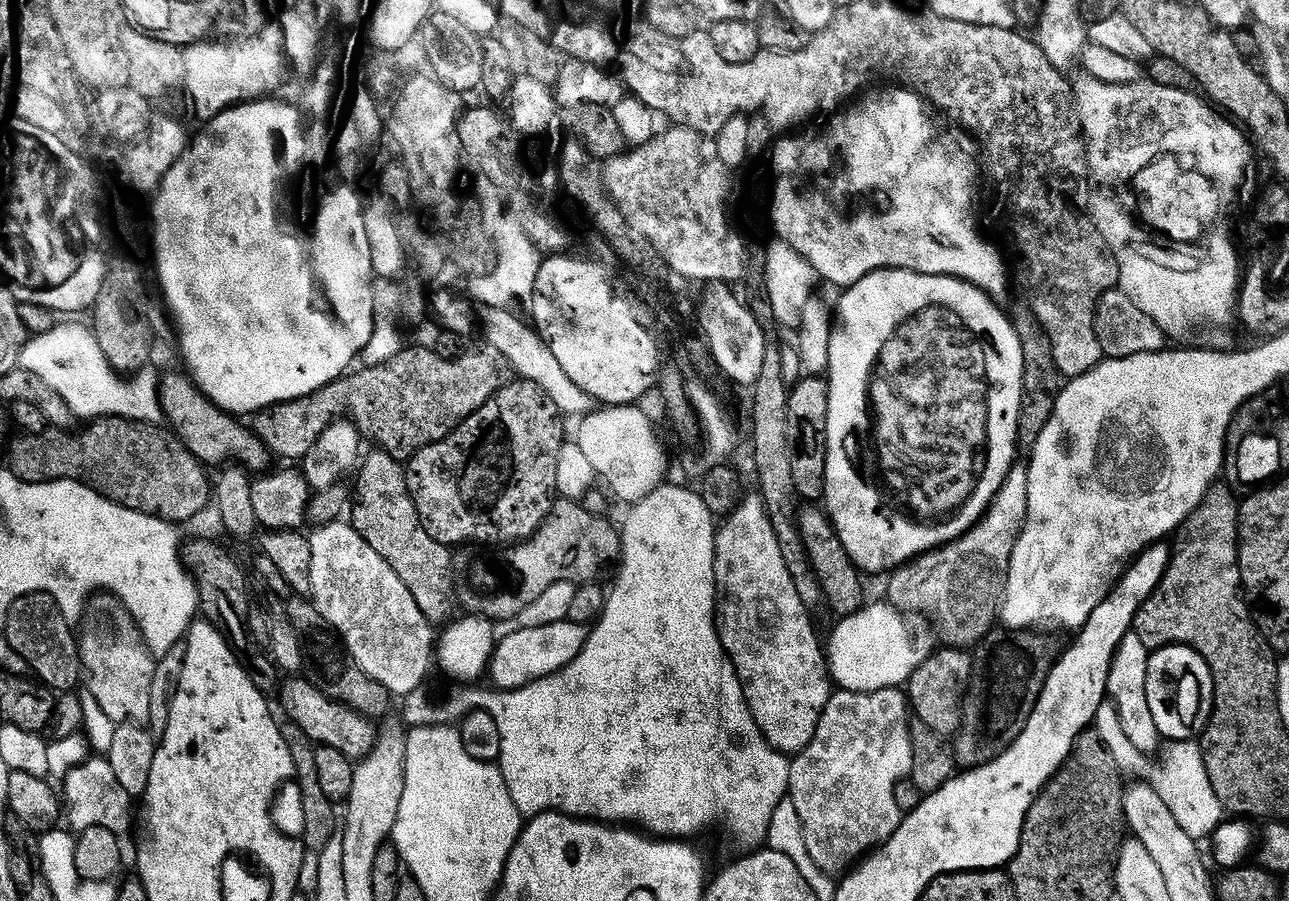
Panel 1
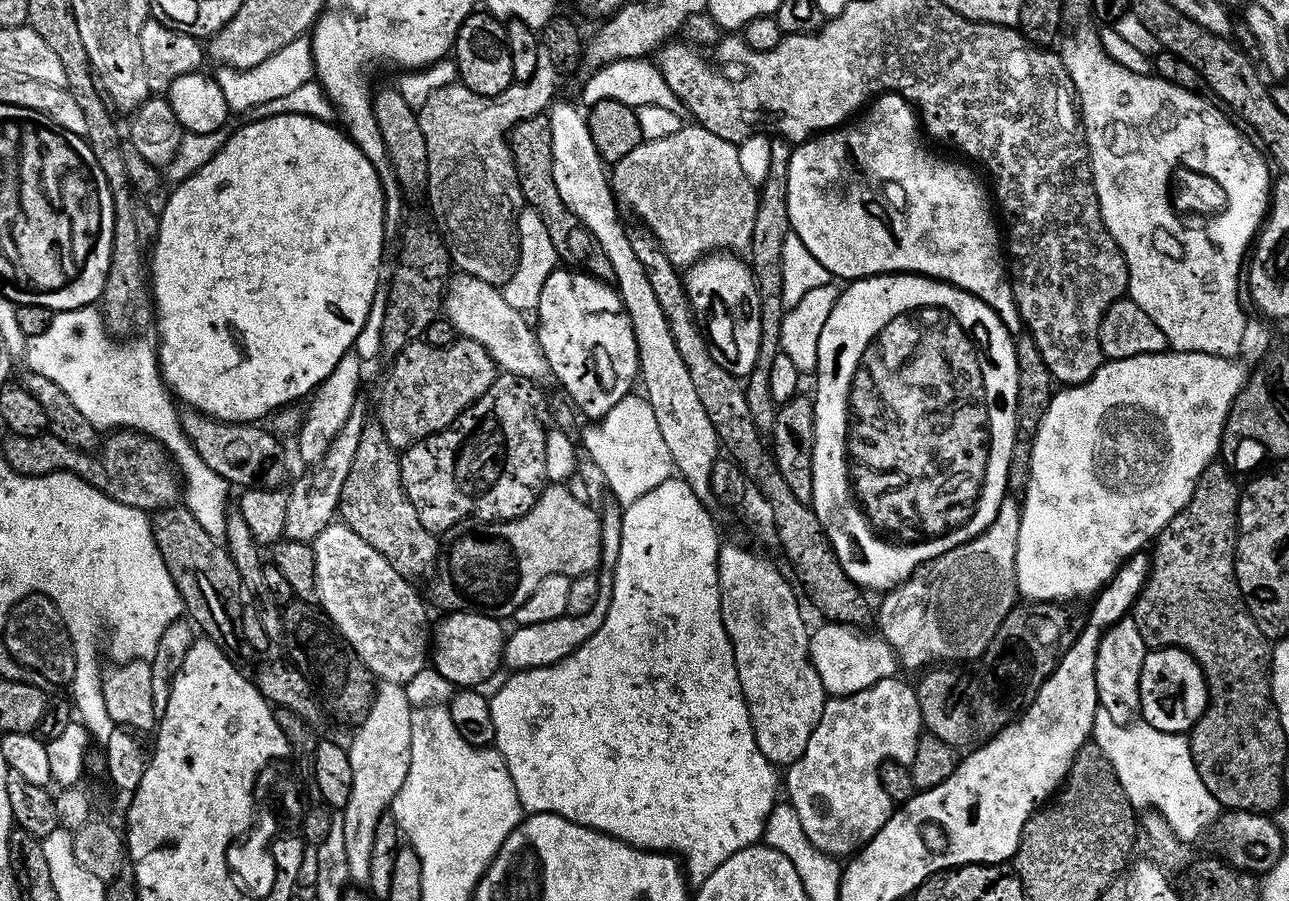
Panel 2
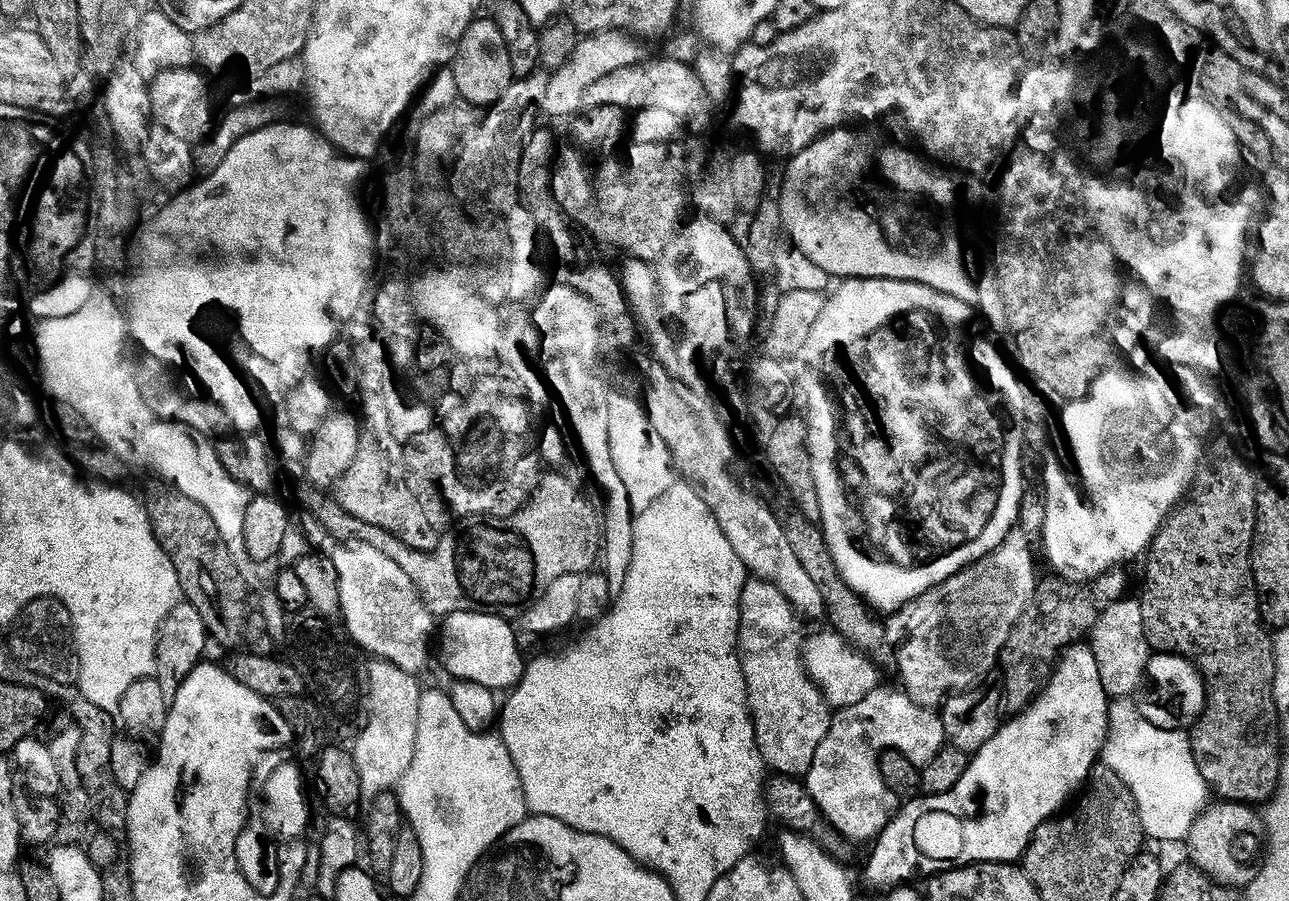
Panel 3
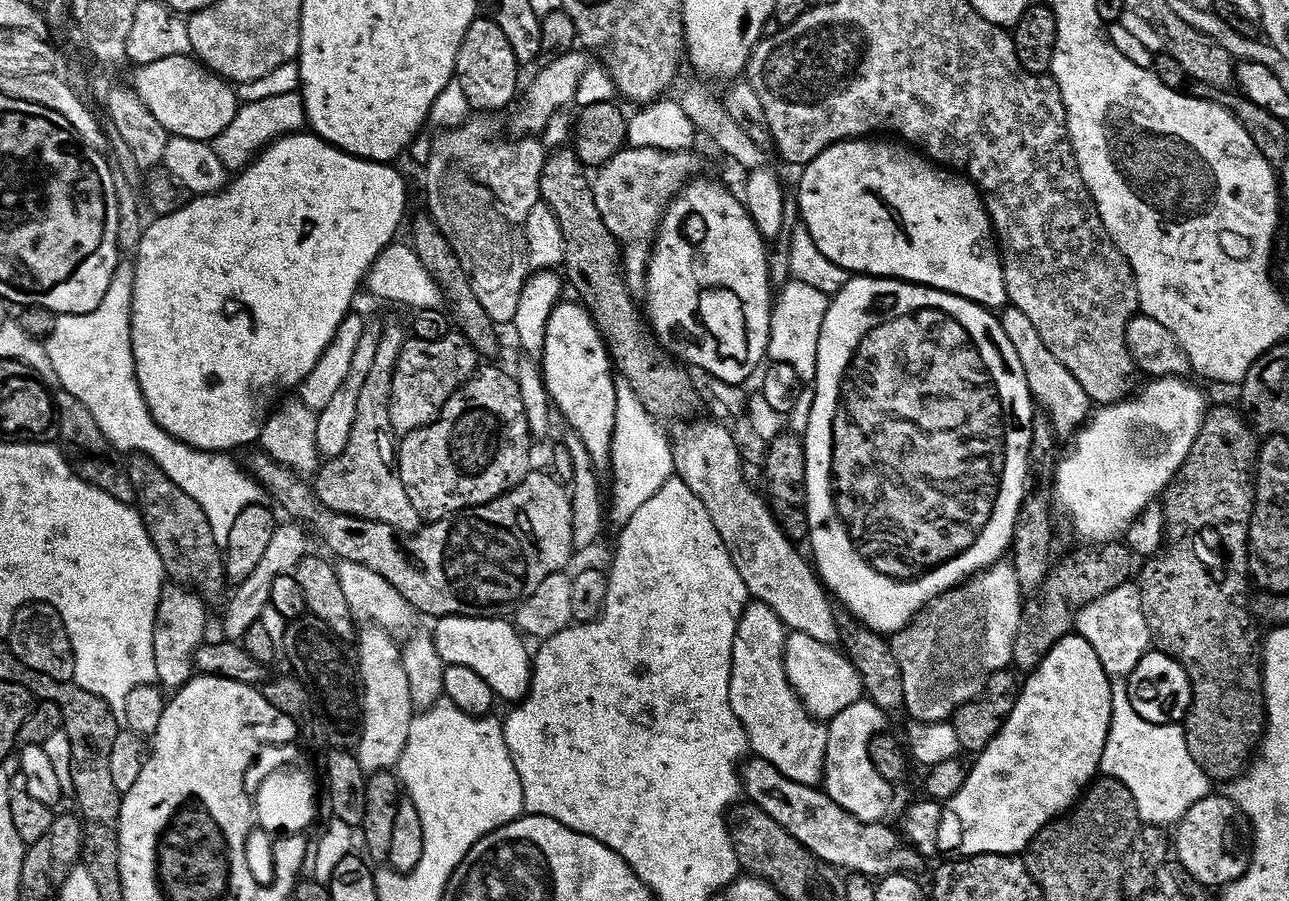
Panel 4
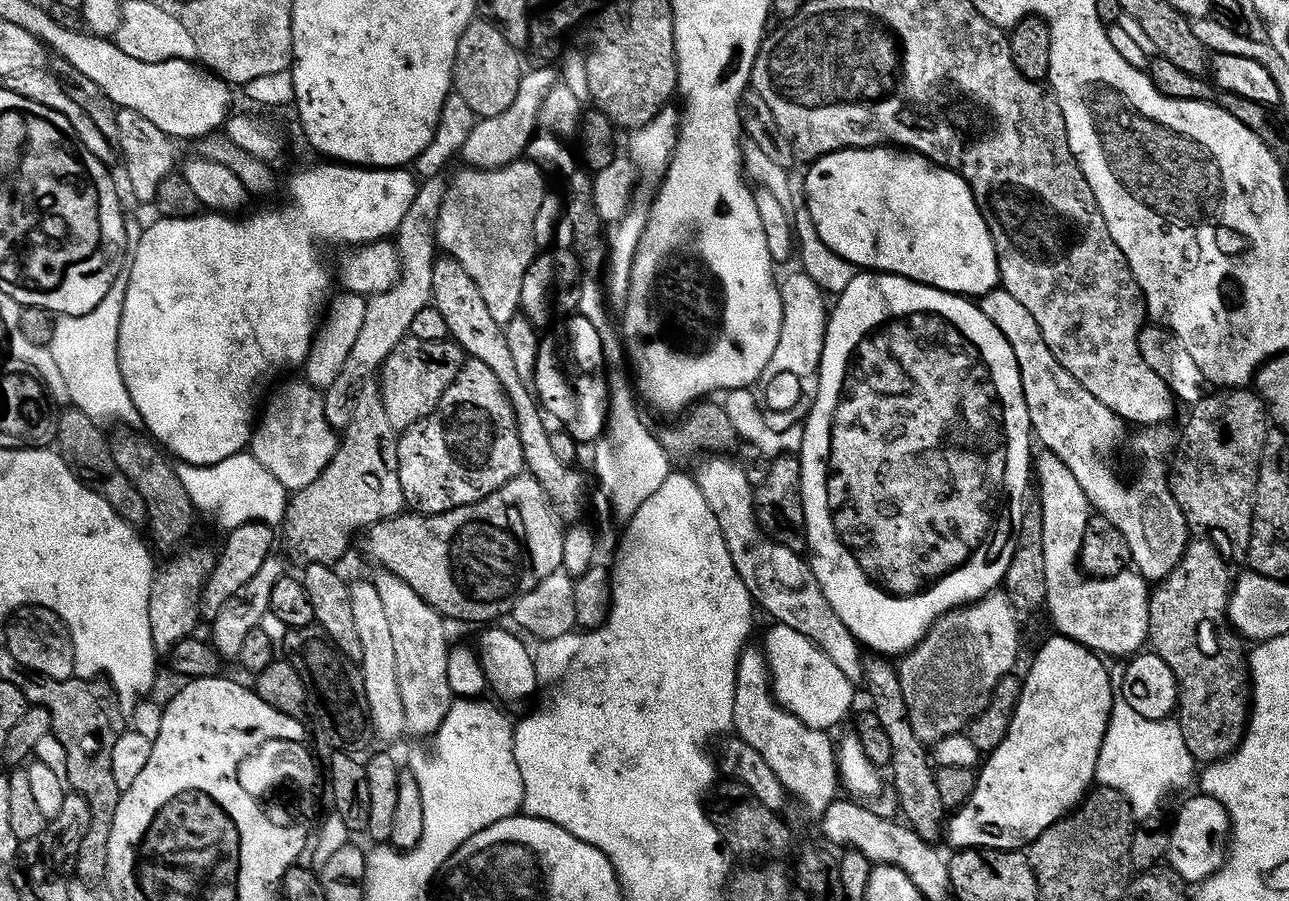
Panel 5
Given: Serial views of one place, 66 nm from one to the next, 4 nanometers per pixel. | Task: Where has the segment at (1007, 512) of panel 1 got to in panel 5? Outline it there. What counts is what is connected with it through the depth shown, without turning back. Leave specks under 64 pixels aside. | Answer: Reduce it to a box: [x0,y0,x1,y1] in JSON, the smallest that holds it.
[898,590,1020,746]

